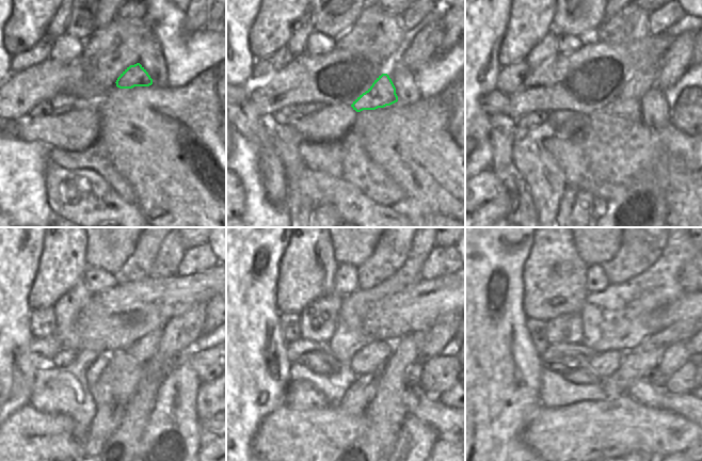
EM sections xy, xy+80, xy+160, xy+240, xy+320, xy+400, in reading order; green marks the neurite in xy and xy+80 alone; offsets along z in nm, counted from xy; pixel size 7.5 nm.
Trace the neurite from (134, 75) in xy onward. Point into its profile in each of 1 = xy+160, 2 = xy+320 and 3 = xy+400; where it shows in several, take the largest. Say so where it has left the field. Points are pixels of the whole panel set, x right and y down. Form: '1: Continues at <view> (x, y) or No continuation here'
1: Continues at xy+160 (631, 109)
2: Continues at xy+320 (415, 371)
3: Continues at xy+400 (656, 379).

